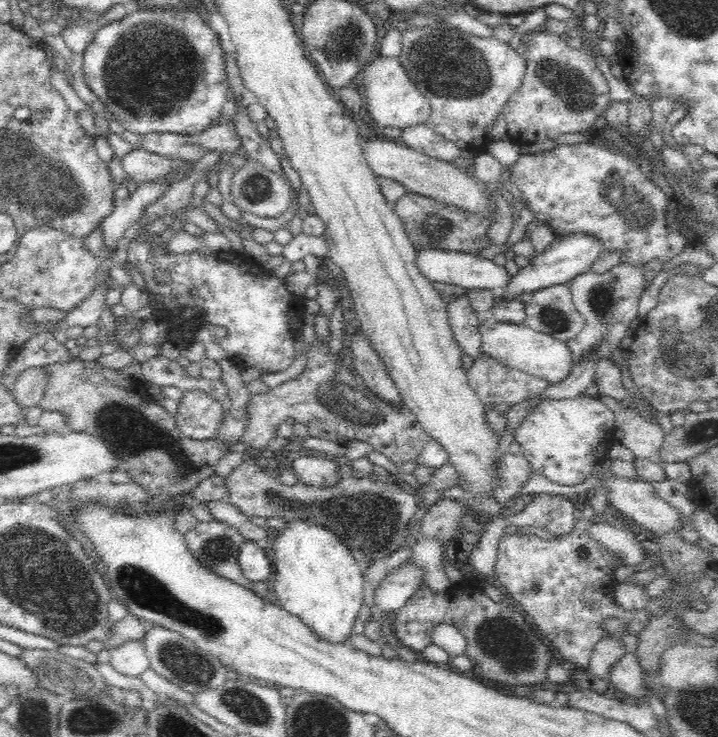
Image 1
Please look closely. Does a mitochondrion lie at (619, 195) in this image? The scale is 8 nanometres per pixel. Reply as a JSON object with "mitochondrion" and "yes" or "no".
{"mitochondrion":"yes"}

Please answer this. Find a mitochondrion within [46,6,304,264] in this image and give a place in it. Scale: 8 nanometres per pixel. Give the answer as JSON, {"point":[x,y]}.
{"point":[136,92]}

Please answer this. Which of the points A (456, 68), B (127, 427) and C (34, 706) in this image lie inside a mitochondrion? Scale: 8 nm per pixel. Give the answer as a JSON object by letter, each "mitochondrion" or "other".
{"A":"mitochondrion","B":"mitochondrion","C":"mitochondrion"}

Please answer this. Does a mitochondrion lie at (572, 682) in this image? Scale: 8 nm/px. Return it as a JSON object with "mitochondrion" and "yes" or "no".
{"mitochondrion":"no"}

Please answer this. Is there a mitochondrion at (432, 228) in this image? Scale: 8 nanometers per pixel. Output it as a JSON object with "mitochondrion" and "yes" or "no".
{"mitochondrion":"yes"}

